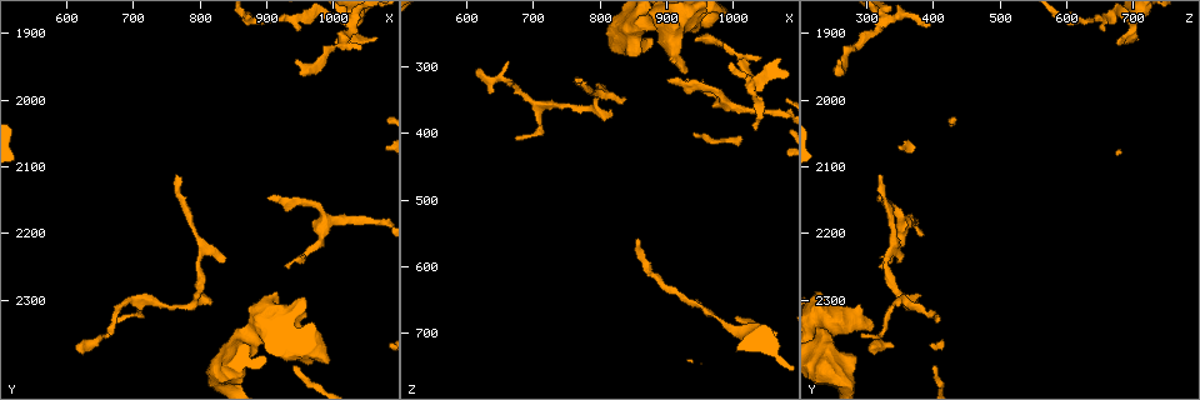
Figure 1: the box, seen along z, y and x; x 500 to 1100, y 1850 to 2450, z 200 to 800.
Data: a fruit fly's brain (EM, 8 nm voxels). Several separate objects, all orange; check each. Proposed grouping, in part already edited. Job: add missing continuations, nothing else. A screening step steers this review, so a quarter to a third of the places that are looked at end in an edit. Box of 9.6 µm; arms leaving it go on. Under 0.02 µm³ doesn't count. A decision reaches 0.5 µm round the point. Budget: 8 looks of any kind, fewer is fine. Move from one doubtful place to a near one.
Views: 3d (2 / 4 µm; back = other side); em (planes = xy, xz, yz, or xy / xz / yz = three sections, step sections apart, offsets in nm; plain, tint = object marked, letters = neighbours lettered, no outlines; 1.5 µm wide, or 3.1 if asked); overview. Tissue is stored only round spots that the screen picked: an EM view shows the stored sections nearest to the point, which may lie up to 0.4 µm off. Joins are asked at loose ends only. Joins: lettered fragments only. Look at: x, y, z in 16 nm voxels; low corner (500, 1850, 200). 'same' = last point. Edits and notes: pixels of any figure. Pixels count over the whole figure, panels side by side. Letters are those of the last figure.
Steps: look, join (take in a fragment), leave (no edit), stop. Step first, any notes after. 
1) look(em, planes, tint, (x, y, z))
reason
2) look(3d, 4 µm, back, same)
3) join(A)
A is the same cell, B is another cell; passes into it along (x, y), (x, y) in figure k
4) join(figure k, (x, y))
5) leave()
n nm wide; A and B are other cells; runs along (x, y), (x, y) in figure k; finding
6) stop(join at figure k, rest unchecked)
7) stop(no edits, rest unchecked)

look(3d, 2 µm, back, (1060, 1910, 705))
free end

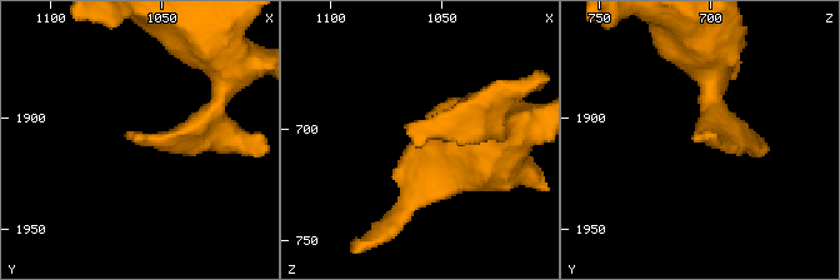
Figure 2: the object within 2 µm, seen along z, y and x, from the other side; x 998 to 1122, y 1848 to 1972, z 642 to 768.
look(em, yz, step 4, letters, (1063, 1908, 708))

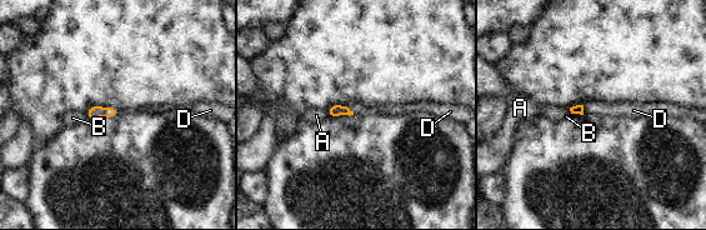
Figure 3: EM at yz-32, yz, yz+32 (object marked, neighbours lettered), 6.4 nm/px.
leave()
D touches over 80 nm; A, B and D are other cells; border along (346, 106), (354, 114) in figure 3; none of them fits

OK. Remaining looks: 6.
look(3d, 4 µm, (675, 2335, 410))
branch stops here

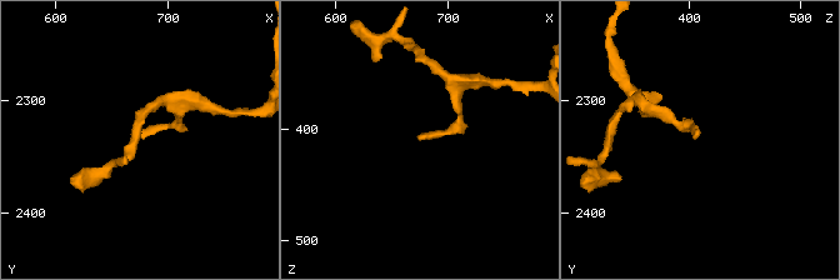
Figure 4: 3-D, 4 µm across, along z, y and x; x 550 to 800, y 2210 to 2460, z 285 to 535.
look(em, 3.1 µm, planes, tint, (674, 2330, 406))

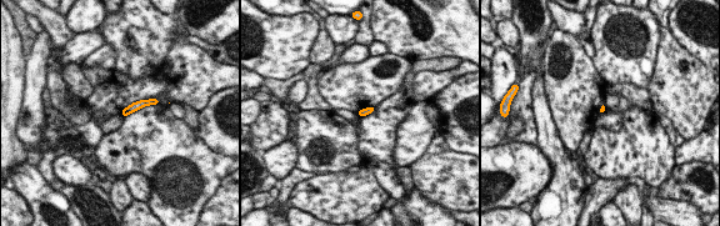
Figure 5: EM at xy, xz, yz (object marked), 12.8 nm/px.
look(em, 3.1 µm, planes, letters, same)
see the neighbours

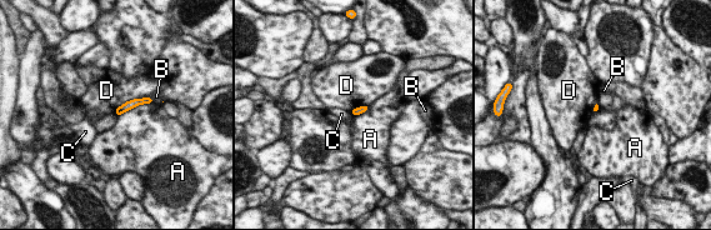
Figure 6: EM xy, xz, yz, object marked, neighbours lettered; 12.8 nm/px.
leave()
70 nm wide; D touches over 500 nm; A, B, C and D are other cells; none of them fits

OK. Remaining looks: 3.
look(em, xz, step 4, letters, (765, 2115, 320))
an open end

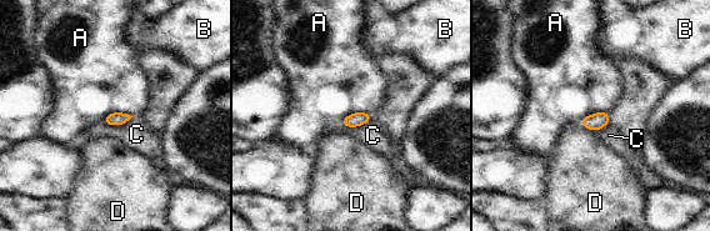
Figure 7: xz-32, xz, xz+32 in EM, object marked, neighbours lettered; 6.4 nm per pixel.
look(em, planes, letters, same)

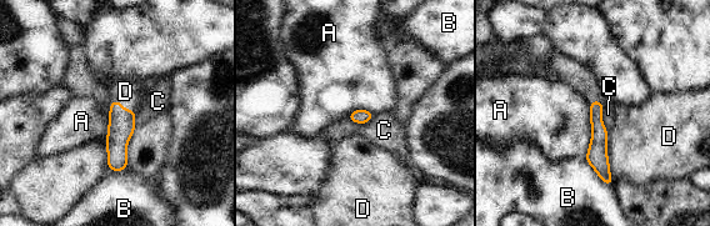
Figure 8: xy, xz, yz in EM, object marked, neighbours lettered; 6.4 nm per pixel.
leave()
90 nm wide; A touches over 380 nm; A, B, C and D are other cells; no lettered fragment goes on from it

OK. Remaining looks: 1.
stop(no edits, rest unchecked)

